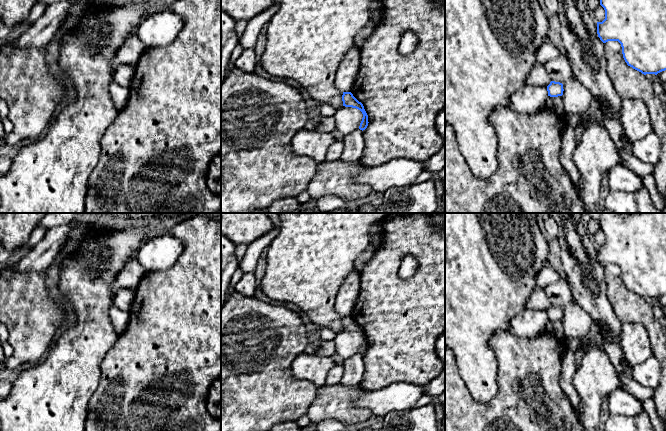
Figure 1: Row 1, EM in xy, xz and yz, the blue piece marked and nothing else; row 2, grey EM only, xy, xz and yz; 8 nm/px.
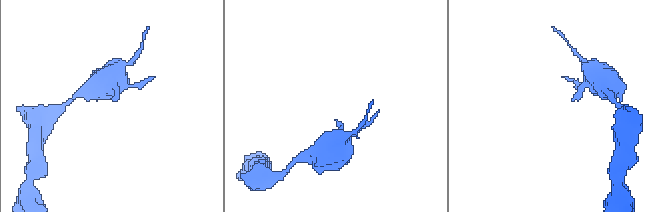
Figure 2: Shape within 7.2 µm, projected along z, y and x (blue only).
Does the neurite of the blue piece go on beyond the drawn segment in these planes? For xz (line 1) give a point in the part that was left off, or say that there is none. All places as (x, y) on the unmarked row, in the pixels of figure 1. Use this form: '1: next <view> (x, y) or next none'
1: next none

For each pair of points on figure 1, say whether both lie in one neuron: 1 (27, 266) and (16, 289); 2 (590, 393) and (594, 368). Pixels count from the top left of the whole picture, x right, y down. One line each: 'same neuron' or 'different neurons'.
1: different neurons
2: same neuron

